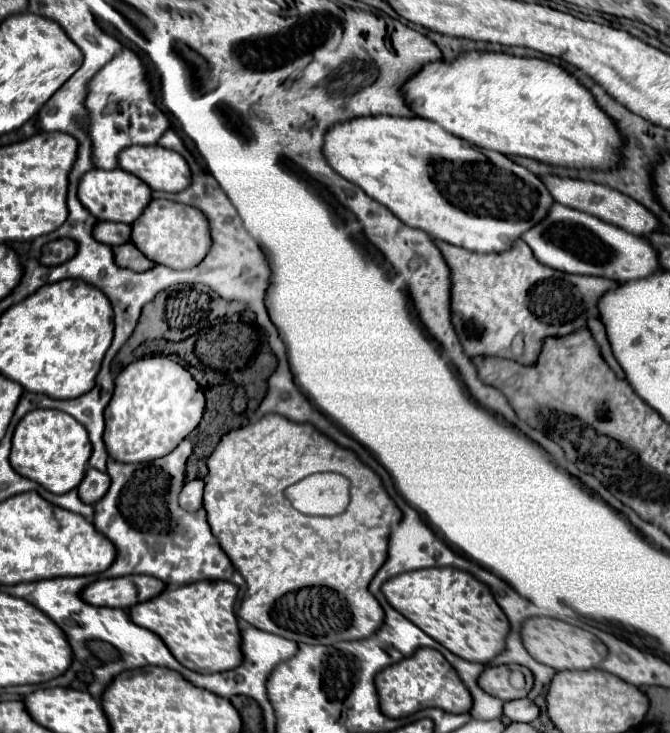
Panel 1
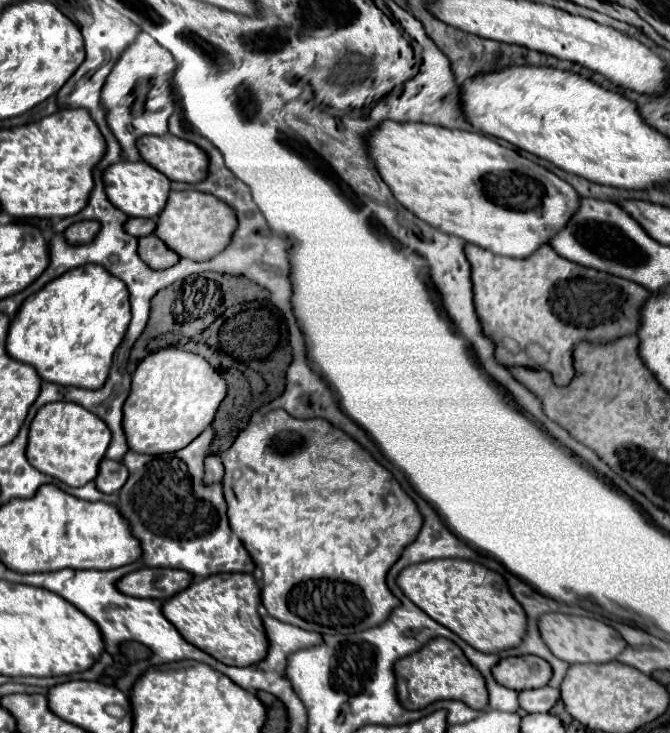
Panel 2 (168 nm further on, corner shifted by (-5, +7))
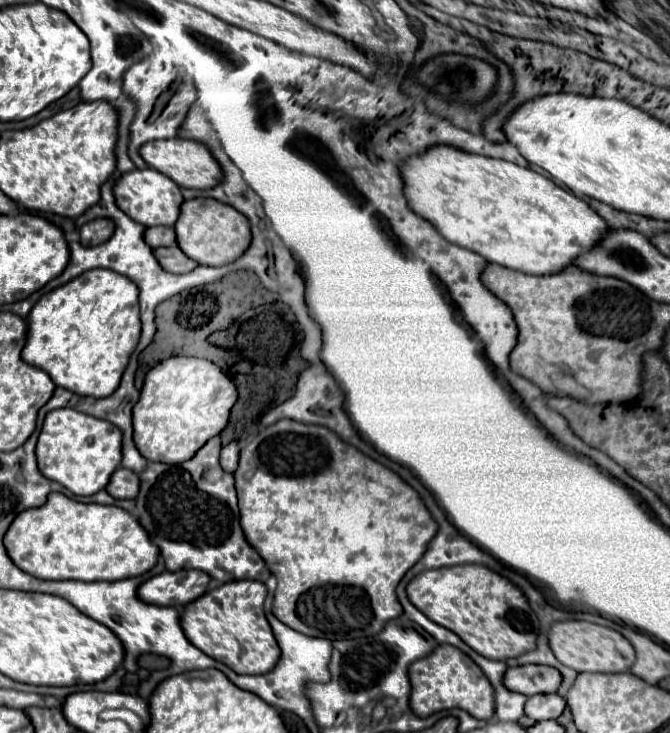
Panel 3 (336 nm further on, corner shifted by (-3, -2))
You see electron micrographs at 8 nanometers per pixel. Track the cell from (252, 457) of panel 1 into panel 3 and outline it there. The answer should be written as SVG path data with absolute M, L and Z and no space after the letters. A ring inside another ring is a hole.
M280 419L278 423L266 427L264 433L258 433L254 439L250 439L242 447L240 465L236 469L236 491L238 491L238 505L240 505L240 523L246 533L246 539L268 563L268 569L272 571L272 575L278 577L278 589L274 595L272 611L282 623L290 625L292 629L304 635L324 637L324 639L334 641L334 639L358 639L364 635L380 633L388 621L402 615L402 605L396 597L396 587L406 575L406 571L426 553L430 539L434 539L438 531L438 523L432 519L418 491L412 489L406 481L402 481L392 469L370 459L368 455L352 447L350 443L344 443L334 431L326 427L304 425L292 419Z

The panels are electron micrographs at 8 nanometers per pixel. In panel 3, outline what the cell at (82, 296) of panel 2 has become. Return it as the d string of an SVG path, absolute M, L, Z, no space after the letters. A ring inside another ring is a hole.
M94 269L42 295L28 315L28 339L22 359L46 371L58 387L66 387L76 395L108 397L120 385L140 331L136 283L116 271Z

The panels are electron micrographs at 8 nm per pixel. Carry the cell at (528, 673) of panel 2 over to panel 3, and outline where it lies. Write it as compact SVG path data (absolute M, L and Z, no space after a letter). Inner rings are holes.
M548 665L510 667L504 675L504 685L510 691L516 691L522 695L556 693L560 683L562 683L560 671L554 667L548 667Z

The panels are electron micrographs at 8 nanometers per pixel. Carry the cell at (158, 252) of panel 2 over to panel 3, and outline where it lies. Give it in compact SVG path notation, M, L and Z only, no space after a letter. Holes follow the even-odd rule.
M176 245L154 249L154 255L160 261L160 265L170 273L190 273L192 269L198 267L198 263L192 261L190 257L186 257L182 253L182 249L178 249Z

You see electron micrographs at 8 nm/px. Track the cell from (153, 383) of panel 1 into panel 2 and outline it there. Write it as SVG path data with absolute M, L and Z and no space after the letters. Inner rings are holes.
M164 348L148 354L138 364L128 396L124 402L128 448L138 454L166 454L182 450L210 426L226 396L226 382L202 356L178 348Z

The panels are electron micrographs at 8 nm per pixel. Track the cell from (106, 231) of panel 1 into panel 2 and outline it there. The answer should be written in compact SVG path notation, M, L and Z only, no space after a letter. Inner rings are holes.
M128 218L128 220L124 222L124 230L126 230L128 234L136 236L136 238L152 234L152 232L154 232L154 226L156 226L156 222L150 220L150 218Z

